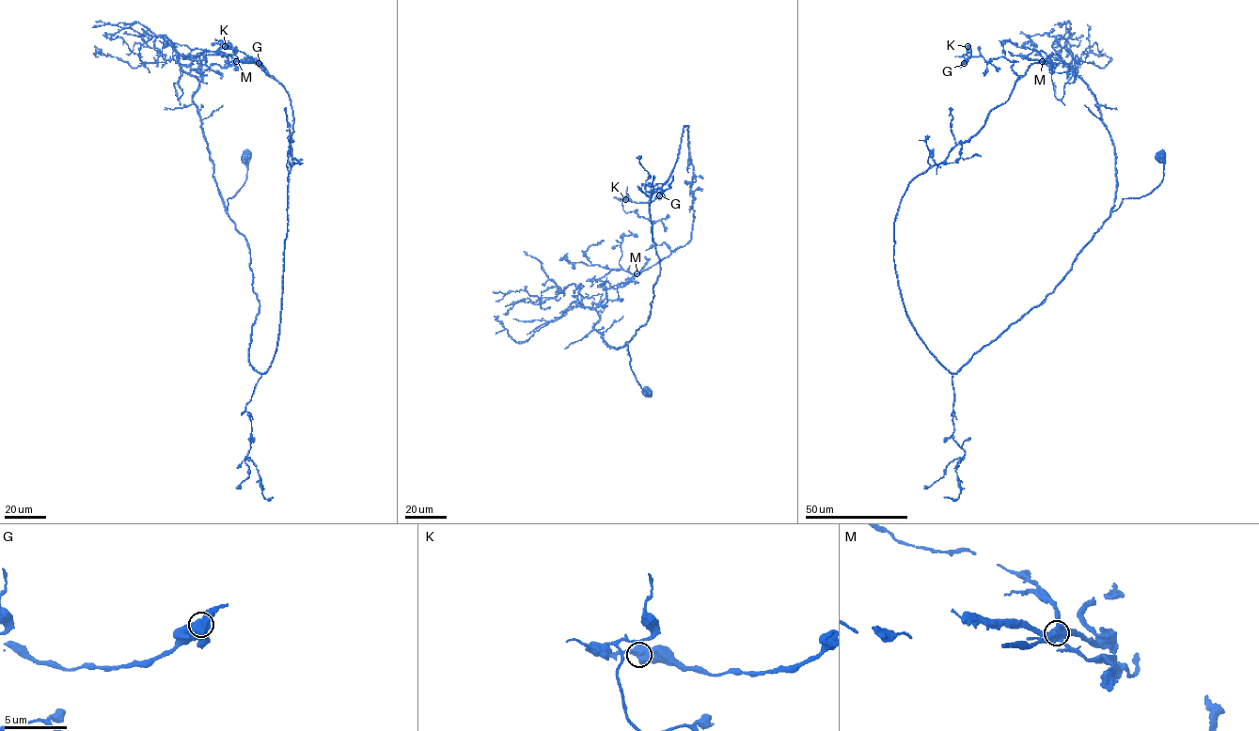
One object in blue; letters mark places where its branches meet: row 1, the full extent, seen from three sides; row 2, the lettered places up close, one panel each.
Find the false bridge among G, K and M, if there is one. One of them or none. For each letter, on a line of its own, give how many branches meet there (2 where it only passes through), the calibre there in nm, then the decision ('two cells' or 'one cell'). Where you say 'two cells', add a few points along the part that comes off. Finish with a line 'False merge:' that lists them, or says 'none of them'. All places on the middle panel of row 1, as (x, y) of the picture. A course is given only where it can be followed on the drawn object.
G: branches 2; calibre 800 nm; one cell
K: branches 2; calibre 650 nm; one cell
M: branches 2; calibre 700 nm; two cells; course (637, 274), (607, 288), (606, 297), (598, 306), (603, 306), (606, 300)
False merge: M

